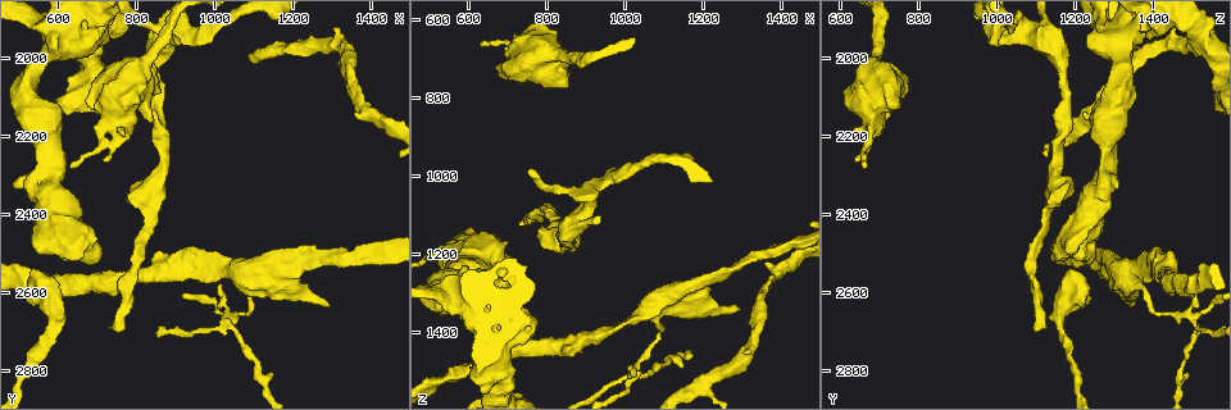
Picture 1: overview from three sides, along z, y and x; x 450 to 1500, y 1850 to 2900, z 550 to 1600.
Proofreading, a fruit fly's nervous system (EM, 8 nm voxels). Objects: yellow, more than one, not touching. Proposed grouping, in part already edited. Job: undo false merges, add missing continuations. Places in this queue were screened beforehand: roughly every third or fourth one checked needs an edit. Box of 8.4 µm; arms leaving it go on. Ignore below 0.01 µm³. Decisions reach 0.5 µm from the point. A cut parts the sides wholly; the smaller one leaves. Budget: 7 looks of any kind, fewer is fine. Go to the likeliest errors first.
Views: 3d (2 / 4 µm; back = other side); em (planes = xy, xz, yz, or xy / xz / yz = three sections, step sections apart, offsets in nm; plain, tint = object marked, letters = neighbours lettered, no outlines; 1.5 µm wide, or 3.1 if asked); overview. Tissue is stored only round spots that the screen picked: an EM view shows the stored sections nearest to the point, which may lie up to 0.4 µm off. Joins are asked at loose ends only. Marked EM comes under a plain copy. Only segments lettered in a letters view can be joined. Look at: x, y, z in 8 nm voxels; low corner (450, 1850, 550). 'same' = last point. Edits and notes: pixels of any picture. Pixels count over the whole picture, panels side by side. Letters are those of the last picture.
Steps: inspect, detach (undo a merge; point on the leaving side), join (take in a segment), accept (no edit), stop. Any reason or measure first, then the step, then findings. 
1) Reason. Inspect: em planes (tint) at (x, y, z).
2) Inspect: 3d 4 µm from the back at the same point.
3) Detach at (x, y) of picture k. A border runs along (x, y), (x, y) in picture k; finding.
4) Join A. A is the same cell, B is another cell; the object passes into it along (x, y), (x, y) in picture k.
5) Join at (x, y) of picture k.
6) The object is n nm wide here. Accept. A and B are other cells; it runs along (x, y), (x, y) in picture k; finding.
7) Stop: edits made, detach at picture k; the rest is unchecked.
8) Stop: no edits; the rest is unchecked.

Sharp bend. Inspect: 3d 4 µm at (1025, 2675, 1510).

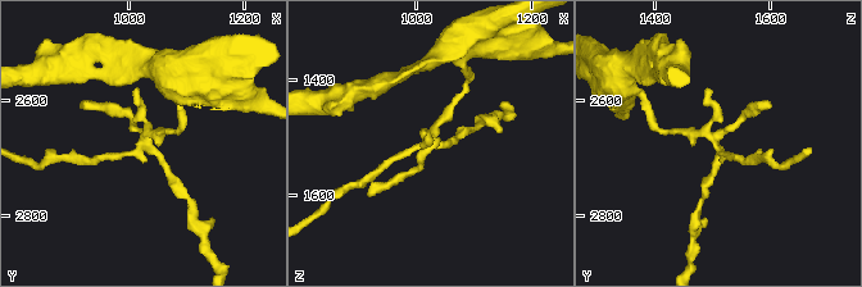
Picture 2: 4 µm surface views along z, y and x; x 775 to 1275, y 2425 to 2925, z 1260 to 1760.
Inspect: em xy step 8 (tint) at (1030, 2675, 1505).

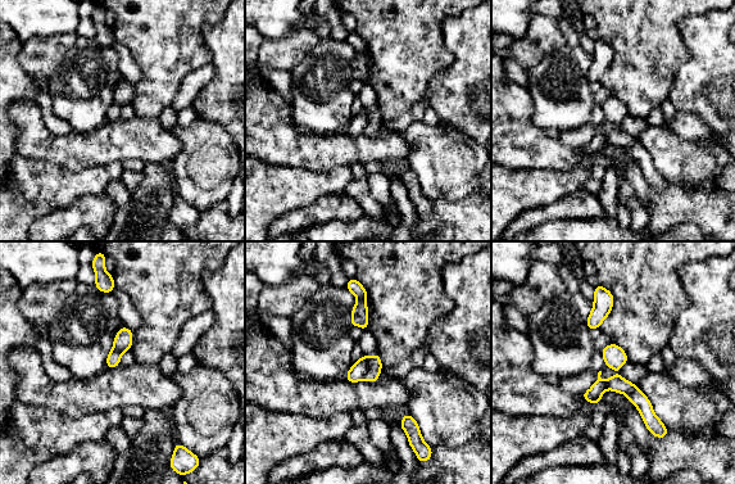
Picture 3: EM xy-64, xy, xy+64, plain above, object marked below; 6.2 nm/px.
Inspect: em planes (letters) at the same point.

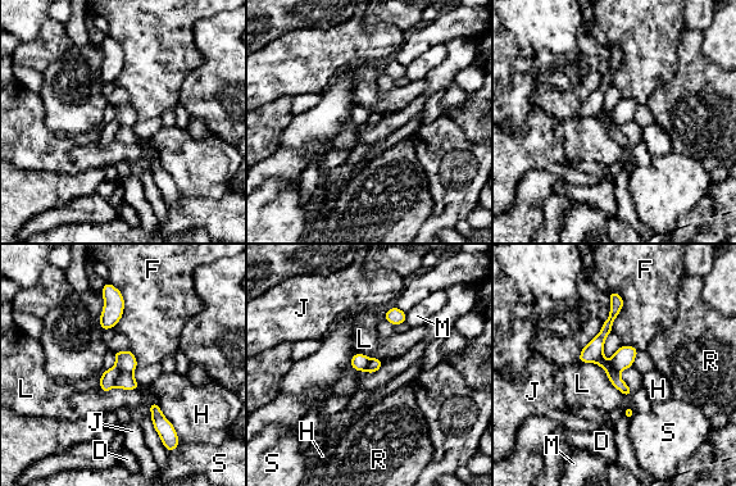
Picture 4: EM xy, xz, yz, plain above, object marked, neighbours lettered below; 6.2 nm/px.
Detach at (108, 378) of picture 4. D, F, H, J, L, M, R and S are other cells; a border runs along (116, 364), (118, 376), (114, 385) in picture 4; a second neuron is stuck on.

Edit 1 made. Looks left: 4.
Redraw. Inspect: overview.

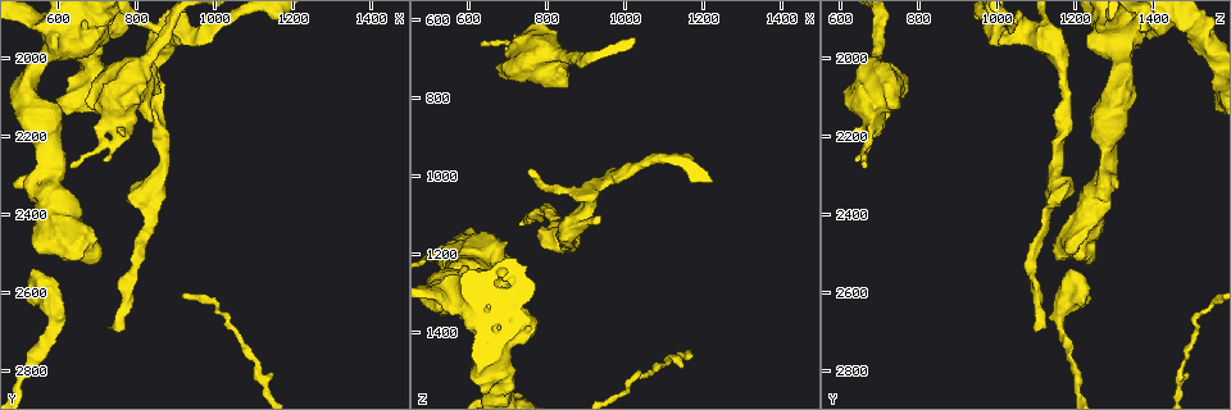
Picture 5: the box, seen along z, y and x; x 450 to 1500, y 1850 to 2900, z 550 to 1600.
Stops while still wide. Inspect: 3d 4 µm at (845, 2050, 770).

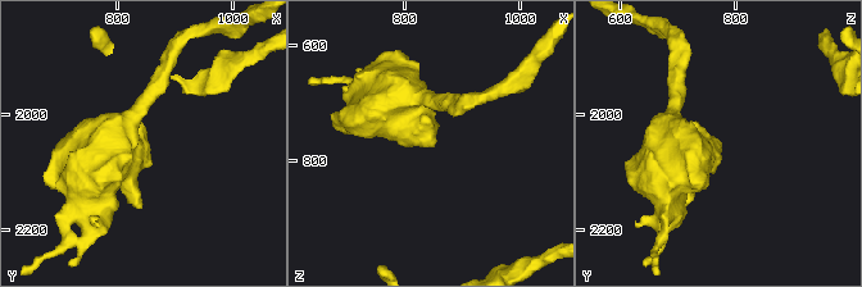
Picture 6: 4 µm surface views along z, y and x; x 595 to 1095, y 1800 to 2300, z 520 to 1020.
Inspect: em planes (tint) at (845, 2055, 775).

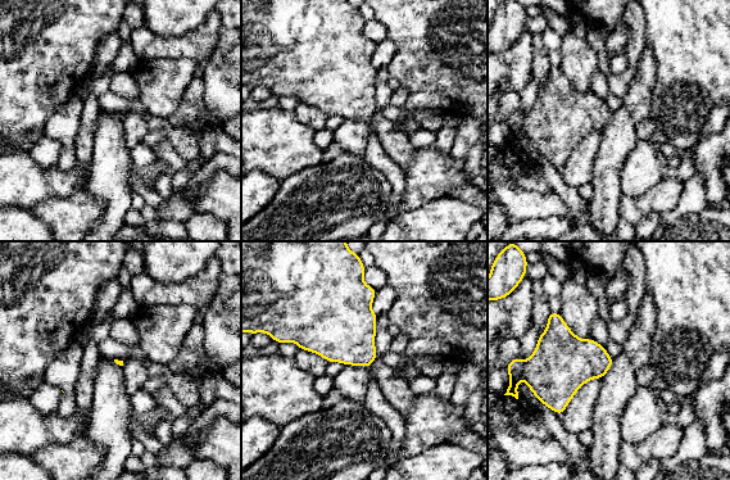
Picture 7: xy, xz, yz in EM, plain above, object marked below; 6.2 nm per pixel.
What lies round it. Inspect: em planes (letters) at the same point.

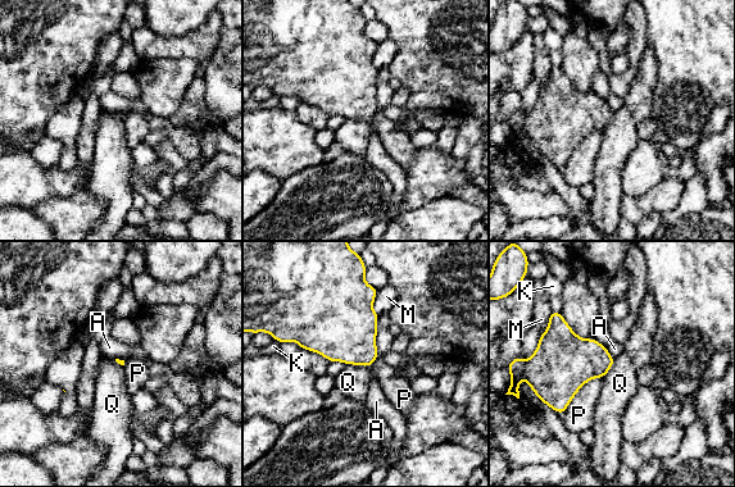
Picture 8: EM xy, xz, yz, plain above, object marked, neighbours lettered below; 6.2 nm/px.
Accept. A, K, M, P and Q are other cells; a border runs along (346, 363), (368, 367) in picture 8; no lettered segment goes on from it.

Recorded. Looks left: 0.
Stop: edits made, detach at picture 4; the rest is unchecked.

